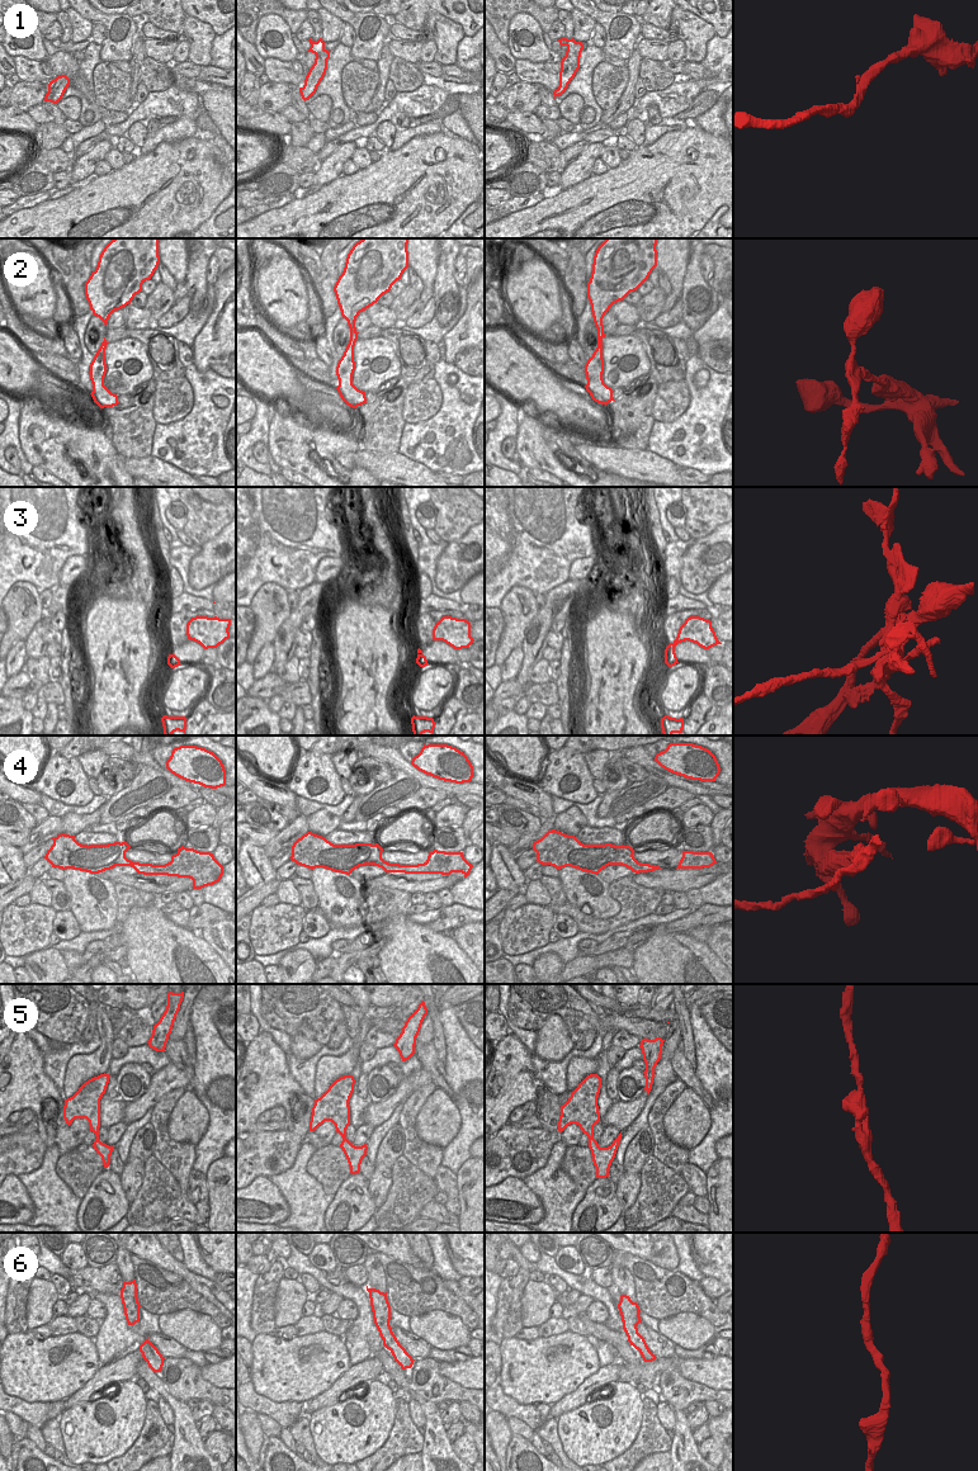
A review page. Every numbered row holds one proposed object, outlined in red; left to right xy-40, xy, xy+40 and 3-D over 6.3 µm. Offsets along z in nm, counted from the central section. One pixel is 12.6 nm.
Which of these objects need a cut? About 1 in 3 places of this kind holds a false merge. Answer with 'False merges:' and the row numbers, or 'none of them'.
False merges: 3, 4

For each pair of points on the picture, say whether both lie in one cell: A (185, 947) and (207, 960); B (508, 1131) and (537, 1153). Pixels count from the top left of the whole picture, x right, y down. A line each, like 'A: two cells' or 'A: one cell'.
A: one cell
B: one cell

